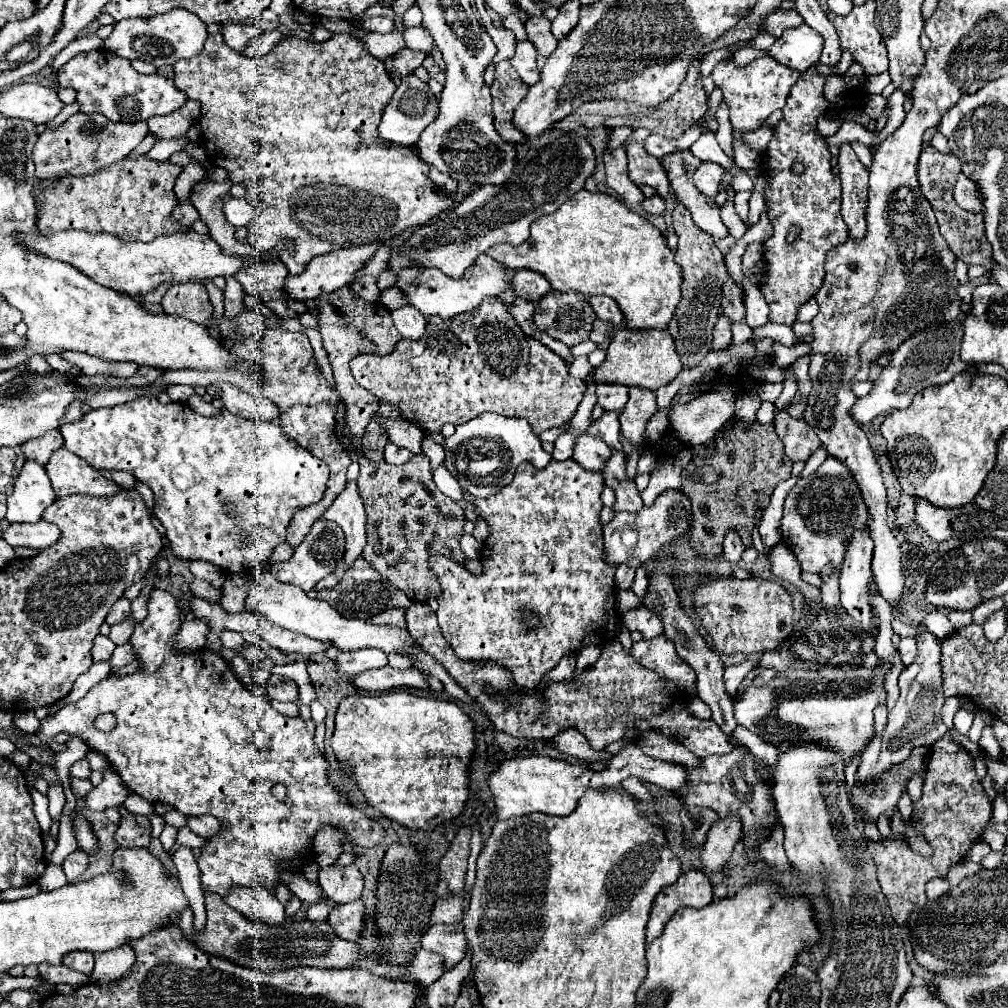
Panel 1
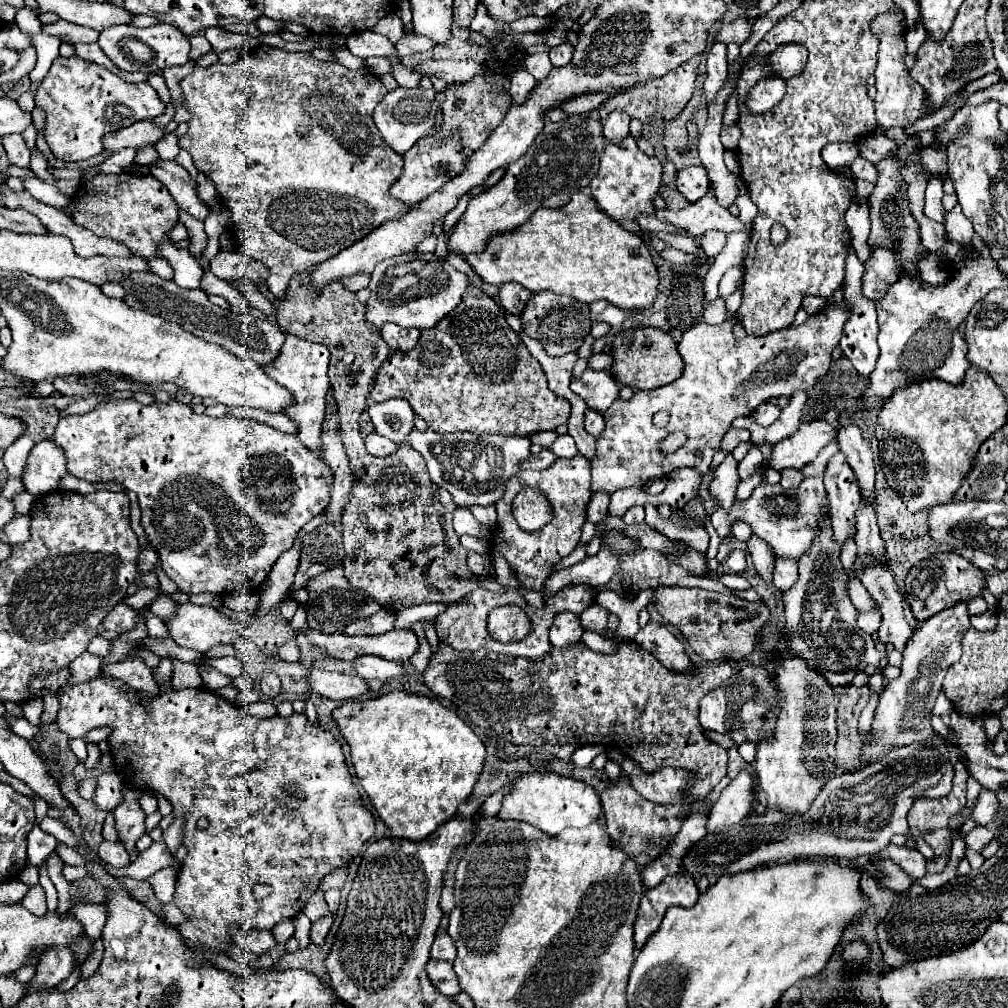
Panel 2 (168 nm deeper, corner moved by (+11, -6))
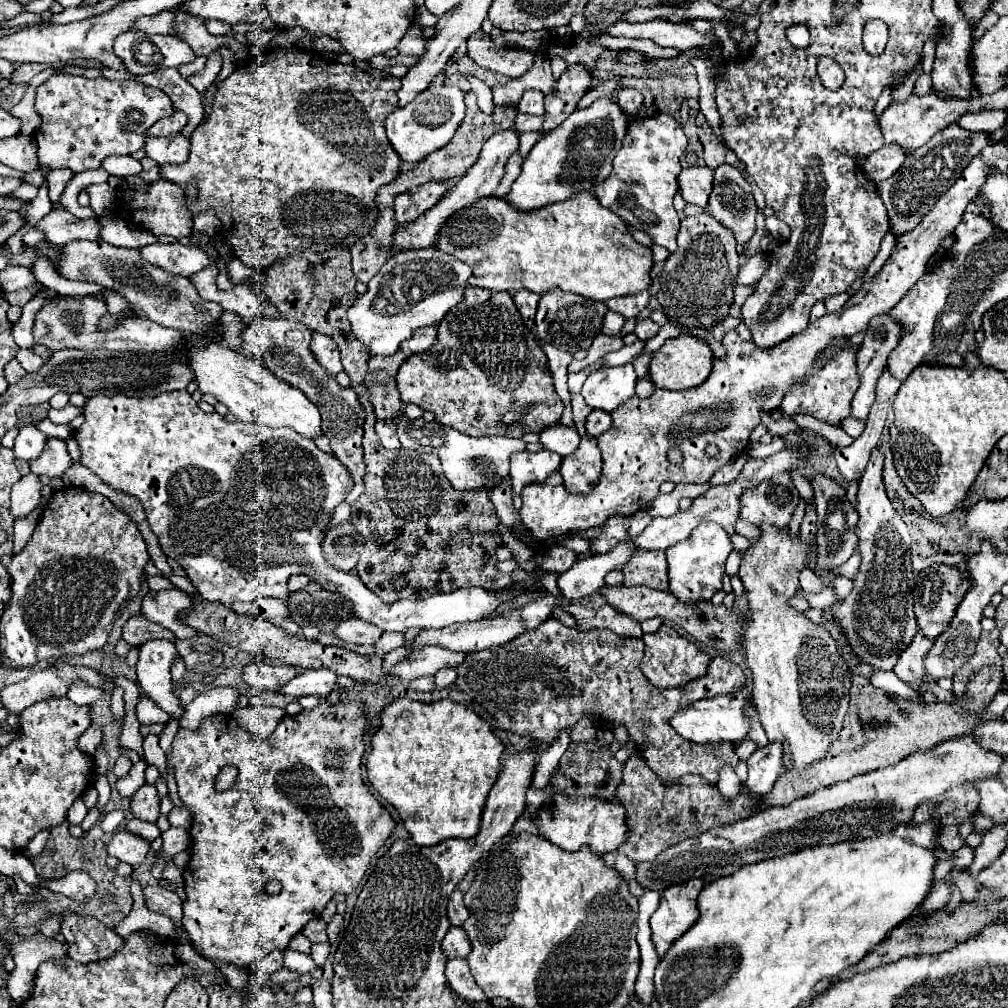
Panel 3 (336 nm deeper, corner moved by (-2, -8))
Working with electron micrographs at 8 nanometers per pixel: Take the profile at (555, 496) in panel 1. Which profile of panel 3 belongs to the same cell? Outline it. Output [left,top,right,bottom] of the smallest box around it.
[560,438,602,494]

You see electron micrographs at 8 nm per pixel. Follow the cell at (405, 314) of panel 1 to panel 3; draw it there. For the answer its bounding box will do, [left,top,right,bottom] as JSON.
[406,326,436,354]

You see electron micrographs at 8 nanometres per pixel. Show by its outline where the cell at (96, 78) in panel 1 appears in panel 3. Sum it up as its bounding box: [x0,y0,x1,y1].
[36,74,174,172]

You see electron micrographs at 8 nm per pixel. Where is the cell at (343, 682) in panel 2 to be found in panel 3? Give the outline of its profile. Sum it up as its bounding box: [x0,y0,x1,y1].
[276,670,336,698]

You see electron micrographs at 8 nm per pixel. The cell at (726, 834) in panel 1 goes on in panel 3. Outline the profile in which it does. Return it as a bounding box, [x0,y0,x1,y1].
[744,742,784,798]

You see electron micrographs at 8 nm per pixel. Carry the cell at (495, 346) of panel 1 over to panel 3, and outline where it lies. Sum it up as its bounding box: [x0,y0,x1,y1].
[398,288,564,438]

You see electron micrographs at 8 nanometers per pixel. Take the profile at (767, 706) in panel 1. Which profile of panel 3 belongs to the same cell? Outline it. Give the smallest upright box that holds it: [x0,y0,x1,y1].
[670,690,750,744]

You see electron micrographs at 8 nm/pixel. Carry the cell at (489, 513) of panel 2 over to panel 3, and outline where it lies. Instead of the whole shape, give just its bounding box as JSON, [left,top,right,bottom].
[510,450,562,492]

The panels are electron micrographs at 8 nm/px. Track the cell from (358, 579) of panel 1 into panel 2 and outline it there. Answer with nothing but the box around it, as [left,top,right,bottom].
[307,568,381,632]

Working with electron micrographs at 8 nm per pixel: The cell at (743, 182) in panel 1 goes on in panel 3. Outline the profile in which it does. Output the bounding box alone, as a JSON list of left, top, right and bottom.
[708,164,756,258]

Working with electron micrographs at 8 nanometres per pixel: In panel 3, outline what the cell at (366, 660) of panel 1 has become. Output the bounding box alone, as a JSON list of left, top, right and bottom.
[392,646,466,682]

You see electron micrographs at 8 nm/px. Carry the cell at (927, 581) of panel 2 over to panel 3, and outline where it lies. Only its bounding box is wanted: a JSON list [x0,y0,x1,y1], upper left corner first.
[914,566,972,640]

